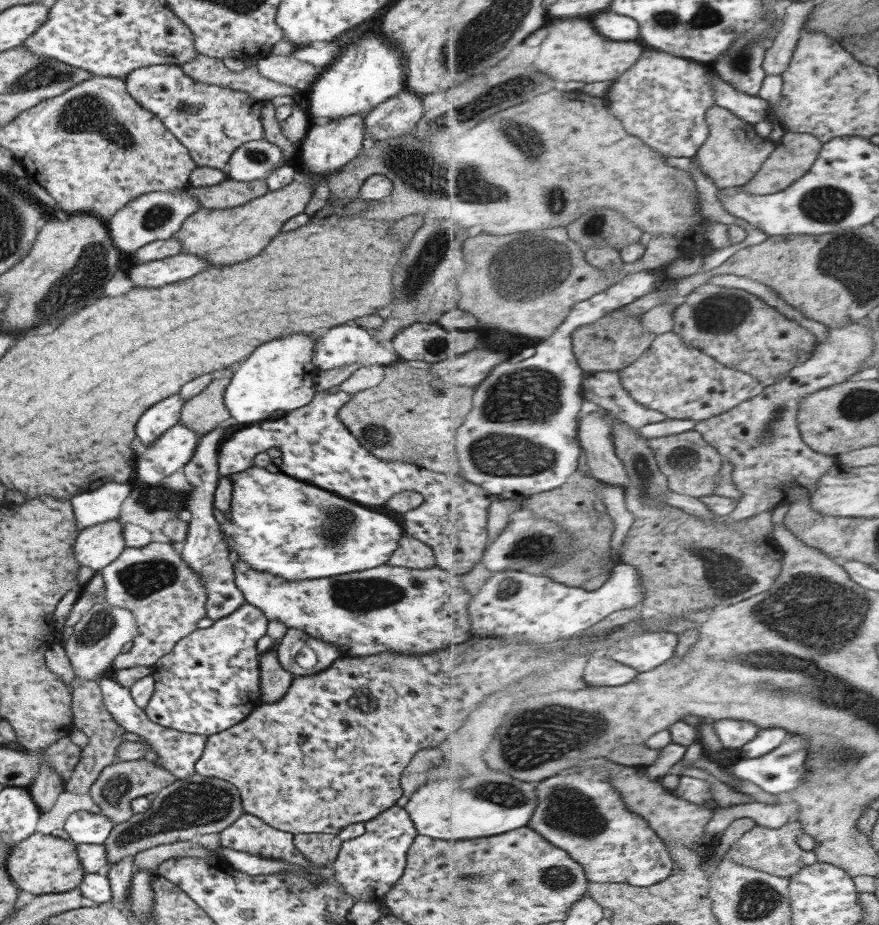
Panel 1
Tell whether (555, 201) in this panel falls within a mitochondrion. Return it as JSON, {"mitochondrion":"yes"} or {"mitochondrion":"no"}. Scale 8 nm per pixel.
{"mitochondrion":"yes"}

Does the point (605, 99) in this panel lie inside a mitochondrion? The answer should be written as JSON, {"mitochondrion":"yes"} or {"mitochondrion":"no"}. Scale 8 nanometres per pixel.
{"mitochondrion":"no"}

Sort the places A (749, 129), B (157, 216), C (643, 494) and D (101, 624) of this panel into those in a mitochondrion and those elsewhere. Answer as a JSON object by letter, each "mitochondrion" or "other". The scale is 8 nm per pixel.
{"A":"other","B":"mitochondrion","C":"mitochondrion","D":"mitochondrion"}

